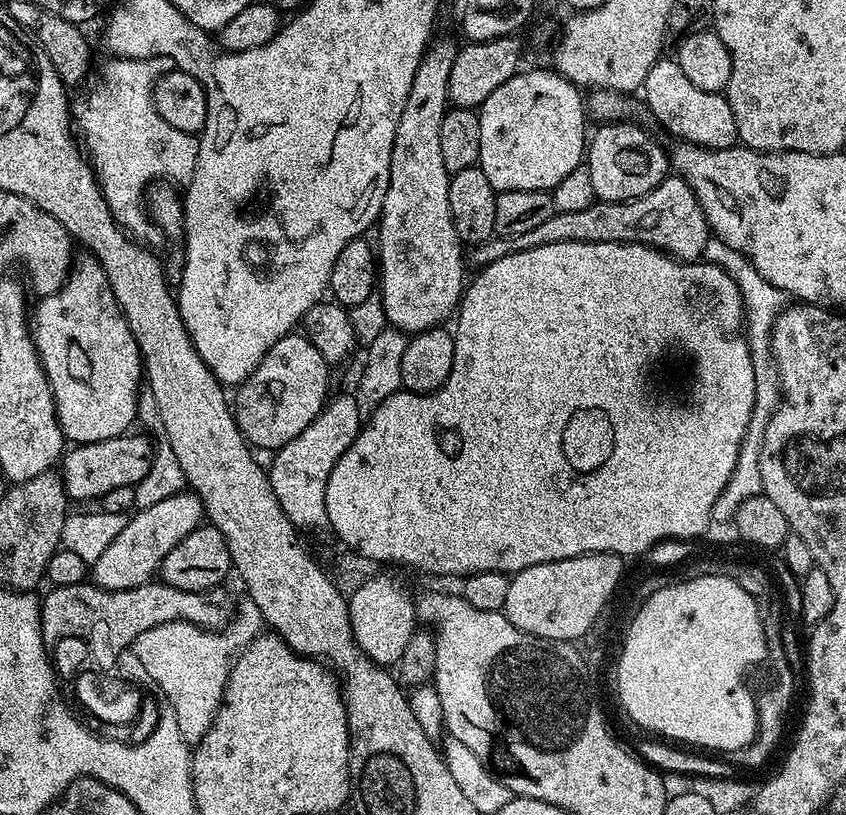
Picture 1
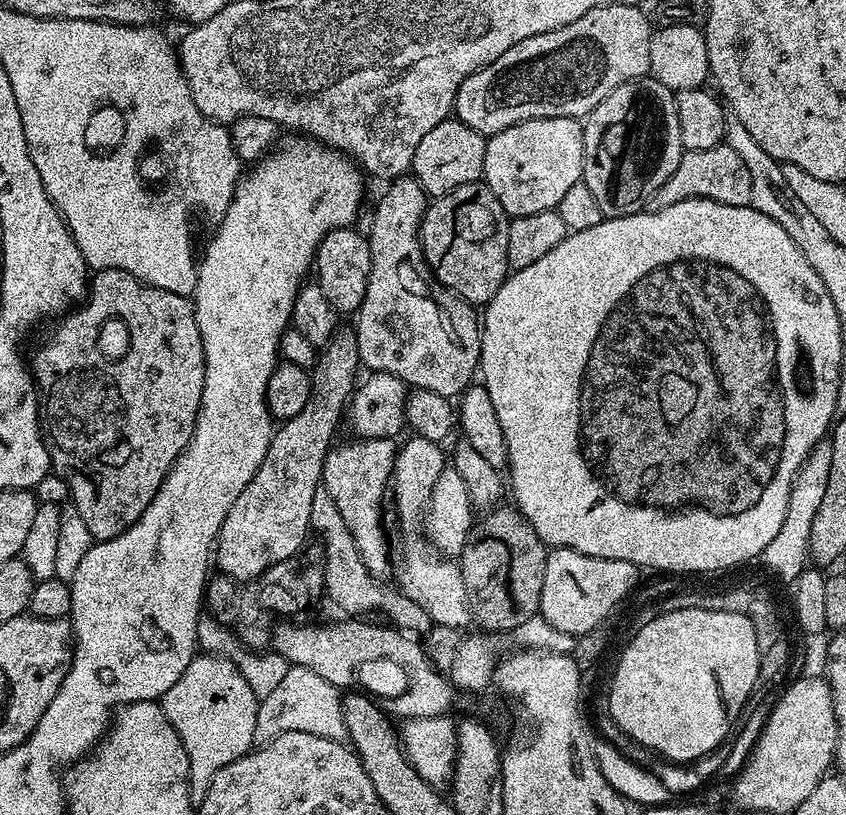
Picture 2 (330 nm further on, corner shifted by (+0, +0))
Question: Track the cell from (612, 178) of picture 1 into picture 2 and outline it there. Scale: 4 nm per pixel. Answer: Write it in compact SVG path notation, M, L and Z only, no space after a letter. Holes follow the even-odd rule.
M641 78L631 80L629 84L618 86L610 93L602 102L598 102L598 106L583 121L584 125L584 175L582 183L590 186L590 190L594 193L594 198L598 202L598 207L602 209L605 218L613 216L632 216L635 212L641 211L645 207L647 200L651 201L656 195L656 191L662 186L662 182L666 182L666 178L670 178L670 174L674 174L674 170L678 166L680 157L684 155L685 149L682 146L682 134L678 126L678 110L676 109L676 97L666 86L662 86L662 82L651 78Z

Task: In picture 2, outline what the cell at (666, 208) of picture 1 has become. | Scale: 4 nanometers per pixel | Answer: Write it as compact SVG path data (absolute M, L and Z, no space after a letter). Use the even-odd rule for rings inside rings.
M726 142L714 146L710 150L685 151L680 157L678 166L654 197L655 203L659 207L674 206L678 202L687 200L716 200L726 206L749 207L752 202L750 194L750 170L746 170L746 162L730 150Z

